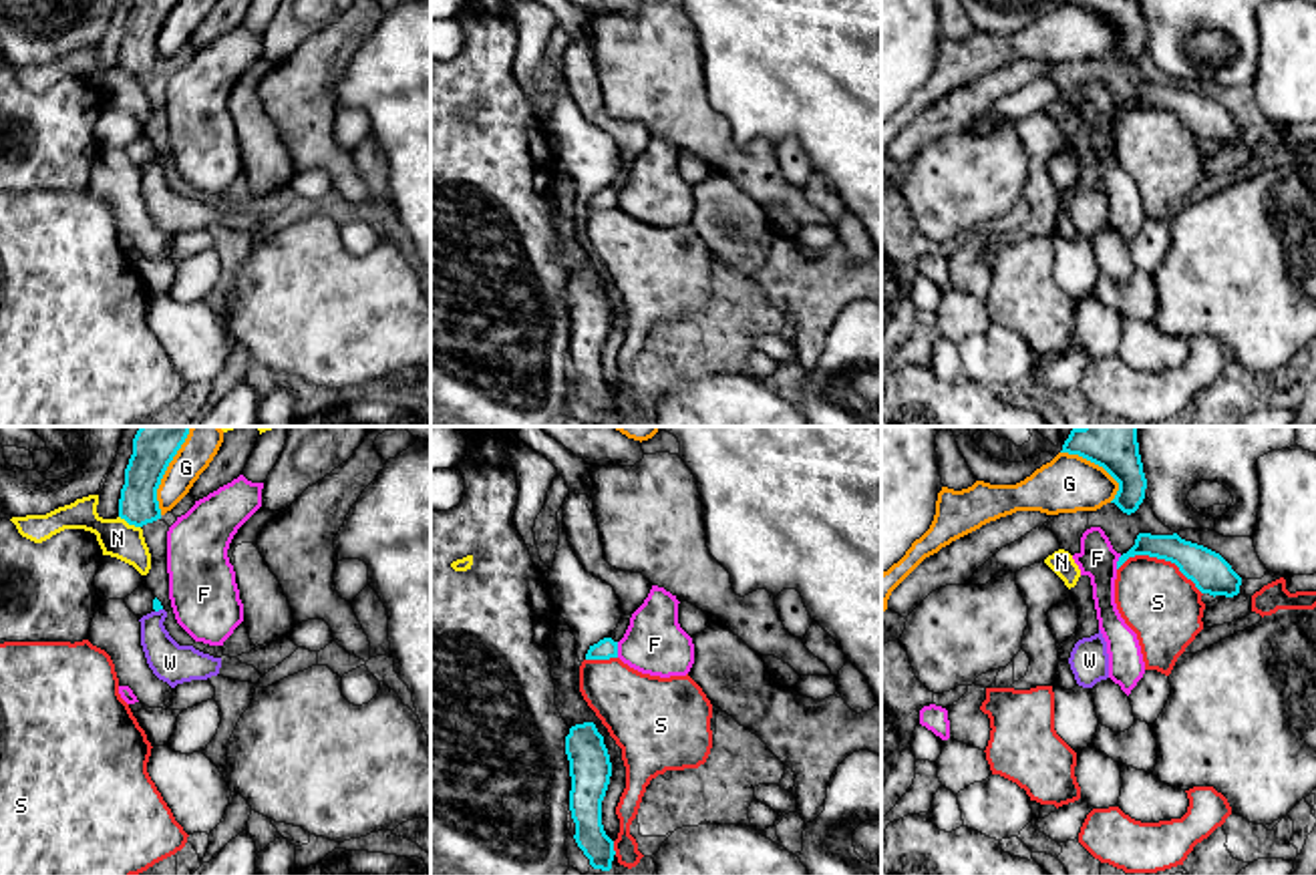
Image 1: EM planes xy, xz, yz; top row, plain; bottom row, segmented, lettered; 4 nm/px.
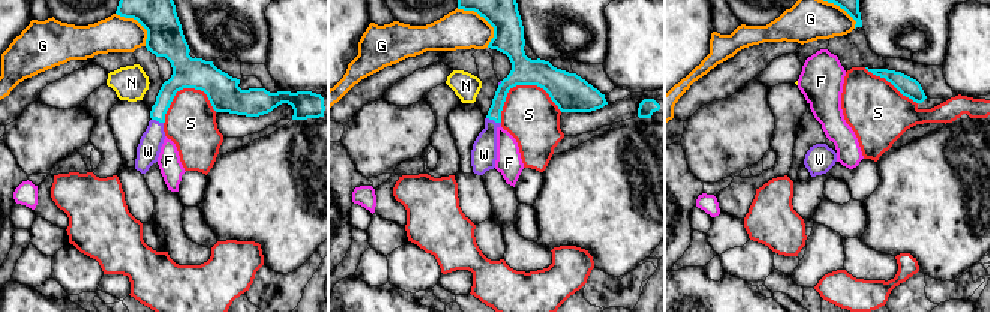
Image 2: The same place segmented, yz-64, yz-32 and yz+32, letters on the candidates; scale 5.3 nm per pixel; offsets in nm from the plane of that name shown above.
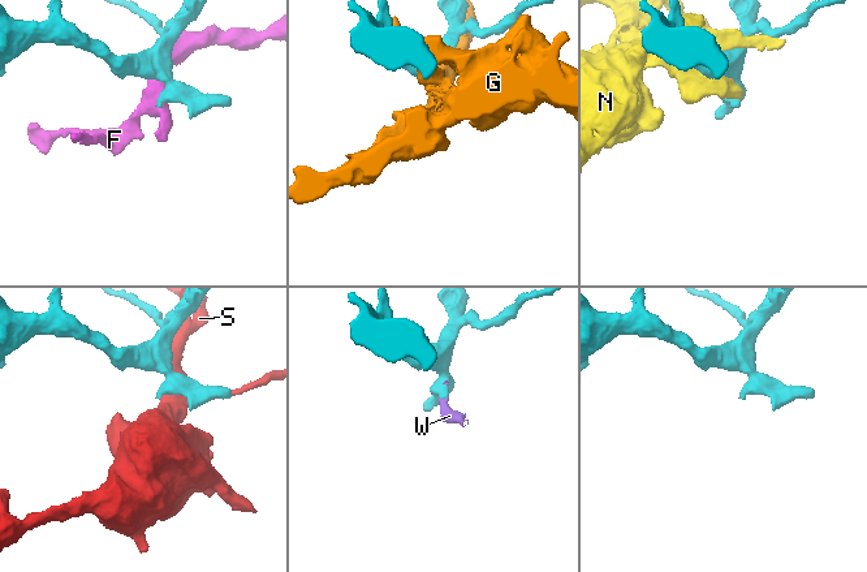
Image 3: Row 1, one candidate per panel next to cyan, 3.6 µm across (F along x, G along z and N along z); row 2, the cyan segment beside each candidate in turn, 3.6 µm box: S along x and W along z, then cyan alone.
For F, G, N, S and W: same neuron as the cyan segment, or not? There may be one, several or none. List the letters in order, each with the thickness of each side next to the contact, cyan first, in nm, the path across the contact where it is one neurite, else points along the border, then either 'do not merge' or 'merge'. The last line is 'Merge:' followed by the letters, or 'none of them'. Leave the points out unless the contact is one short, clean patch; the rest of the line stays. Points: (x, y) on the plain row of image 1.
F: 90 nm thick on the cyan side, 240 nm on the other; border along xz (616, 192), (618, 206); do not merge
G: 140 nm thick on the cyan side, 240 nm on the other; do not merge
N: 160 nm thick on the cyan side, 150 nm on the other; do not merge
S: 160 nm thick on the cyan side, 300 nm on the other; do not merge
W: 40 nm thick on the cyan side, 160 nm on the other; runs through xy (157, 155), (157, 159), (157, 194), (170, 212); merge
Merge: W

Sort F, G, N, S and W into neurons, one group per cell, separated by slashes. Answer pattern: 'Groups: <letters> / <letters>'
Groups: F / G / N / S / W

